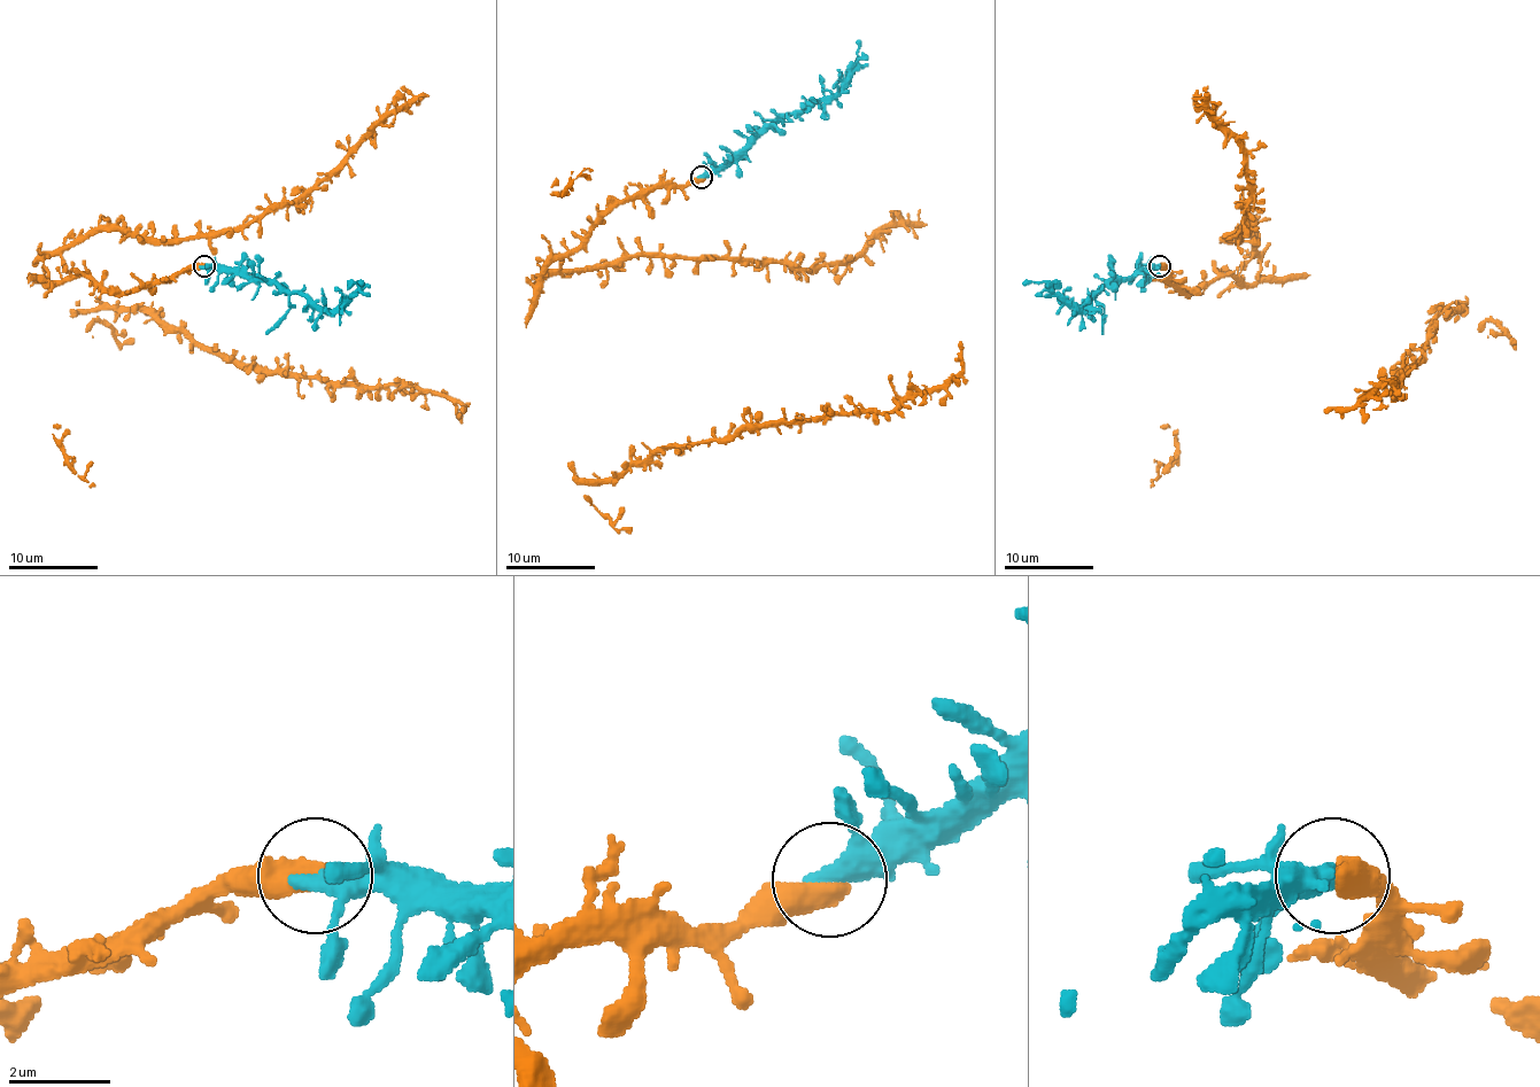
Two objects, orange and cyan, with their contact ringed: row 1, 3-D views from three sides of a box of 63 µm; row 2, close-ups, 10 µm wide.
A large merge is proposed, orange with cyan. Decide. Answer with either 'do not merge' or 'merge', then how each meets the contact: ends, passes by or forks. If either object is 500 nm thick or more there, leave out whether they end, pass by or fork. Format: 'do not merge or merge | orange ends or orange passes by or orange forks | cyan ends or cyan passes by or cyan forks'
merge

